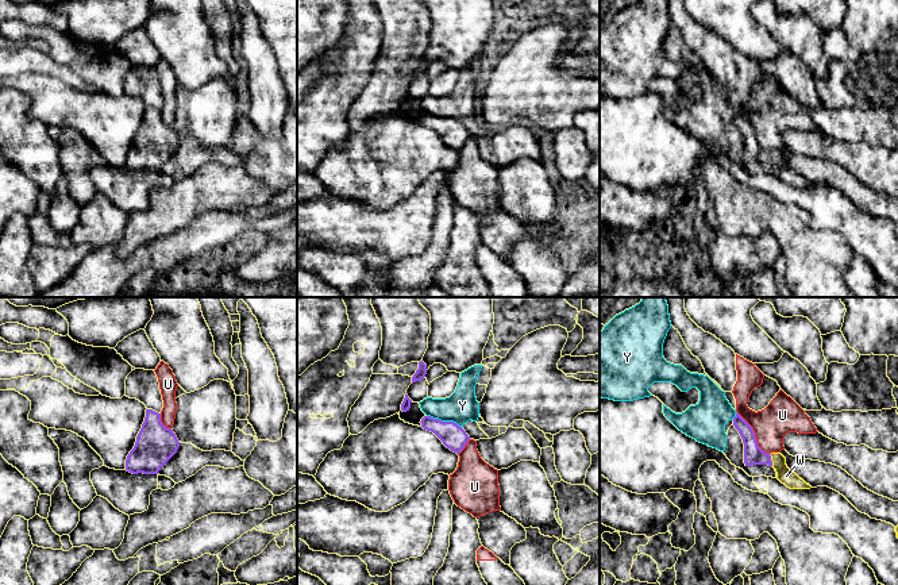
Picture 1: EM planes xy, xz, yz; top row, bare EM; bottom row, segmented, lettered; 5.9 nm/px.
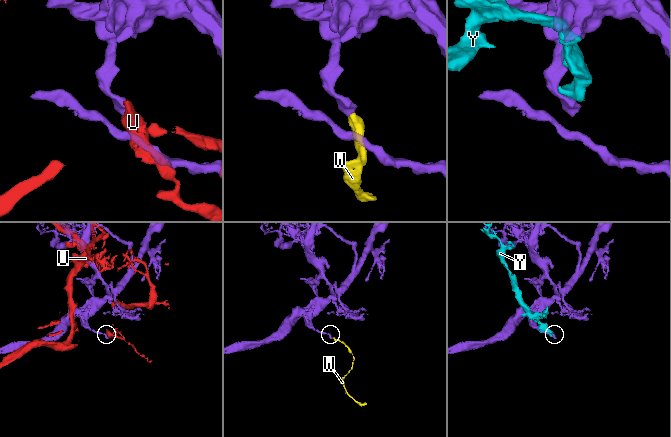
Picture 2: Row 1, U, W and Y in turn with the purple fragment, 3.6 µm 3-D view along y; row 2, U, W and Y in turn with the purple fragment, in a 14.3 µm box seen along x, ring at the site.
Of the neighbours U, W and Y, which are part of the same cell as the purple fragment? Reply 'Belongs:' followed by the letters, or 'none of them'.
Belongs: W

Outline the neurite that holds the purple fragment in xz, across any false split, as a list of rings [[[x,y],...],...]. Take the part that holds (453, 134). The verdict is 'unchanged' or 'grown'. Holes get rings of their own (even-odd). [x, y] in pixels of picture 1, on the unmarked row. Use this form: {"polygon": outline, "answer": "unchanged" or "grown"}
{"polygon": [[[424,113],[420,120],[424,127],[433,130],[447,146],[456,151],[459,151],[470,138],[466,128],[454,119],[442,119],[431,113]]], "answer": "unchanged"}

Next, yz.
{"polygon": [[[739,112],[733,115],[733,123],[739,128],[744,141],[744,161],[768,162],[776,169],[776,176],[790,186],[810,186],[812,184],[799,176],[786,162],[786,155],[781,150],[764,150],[756,139],[752,124]]], "answer": "grown"}

